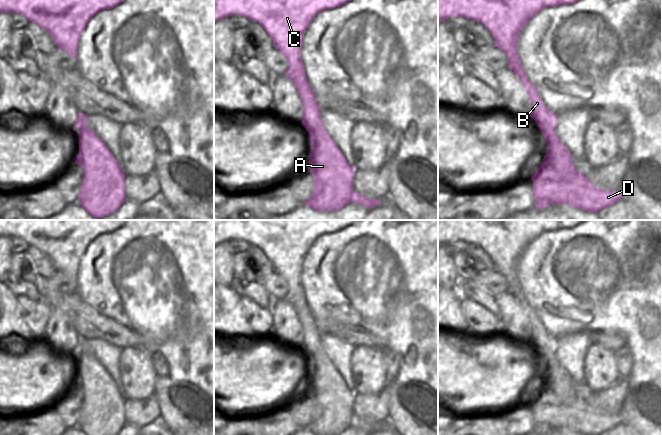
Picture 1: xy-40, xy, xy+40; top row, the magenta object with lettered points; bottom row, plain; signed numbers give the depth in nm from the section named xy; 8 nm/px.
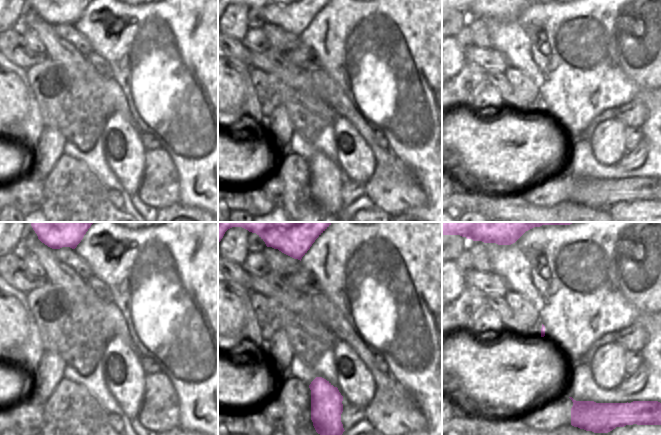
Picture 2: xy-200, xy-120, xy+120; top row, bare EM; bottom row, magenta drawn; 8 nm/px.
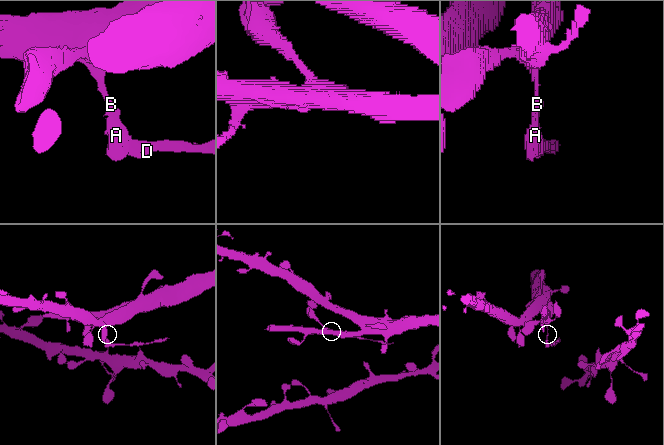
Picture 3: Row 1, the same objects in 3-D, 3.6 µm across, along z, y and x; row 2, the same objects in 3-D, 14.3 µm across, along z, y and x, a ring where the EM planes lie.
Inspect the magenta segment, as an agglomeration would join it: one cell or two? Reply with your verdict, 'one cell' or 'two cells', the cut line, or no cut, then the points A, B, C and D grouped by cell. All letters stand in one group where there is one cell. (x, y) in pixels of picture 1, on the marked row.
two cells; cut xy (310, 87), (300, 95); groups A B D / C

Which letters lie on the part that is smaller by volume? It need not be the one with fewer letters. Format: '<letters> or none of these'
A, B, D

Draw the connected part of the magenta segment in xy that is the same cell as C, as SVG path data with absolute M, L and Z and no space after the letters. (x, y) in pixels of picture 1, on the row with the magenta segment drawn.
M214 0L214 23L224 17L242 15L258 23L271 37L289 64L285 76L294 84L299 95L310 89L301 59L304 33L320 12L340 7L352 0Z

